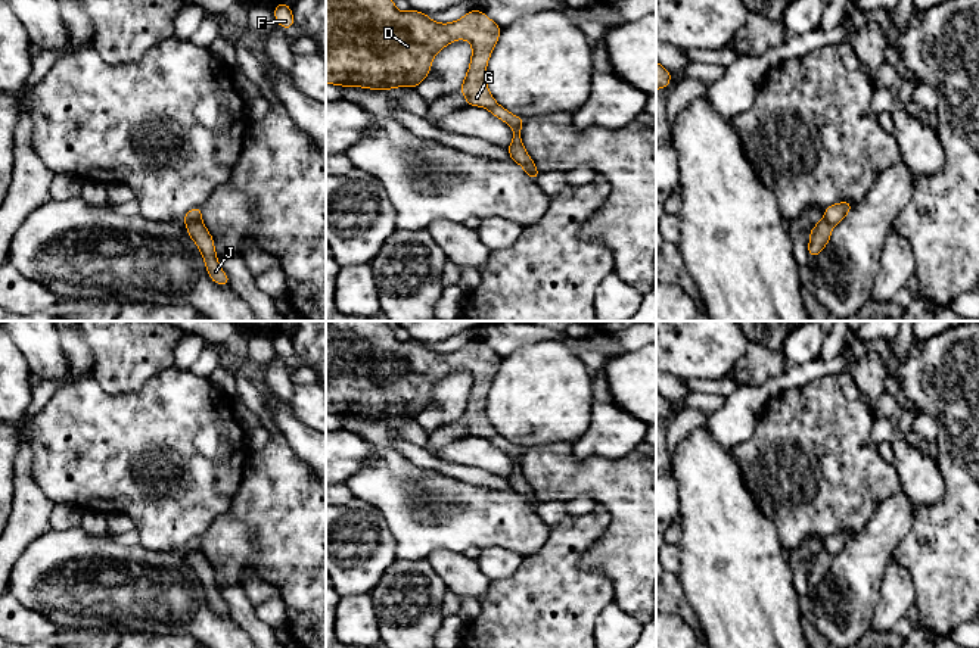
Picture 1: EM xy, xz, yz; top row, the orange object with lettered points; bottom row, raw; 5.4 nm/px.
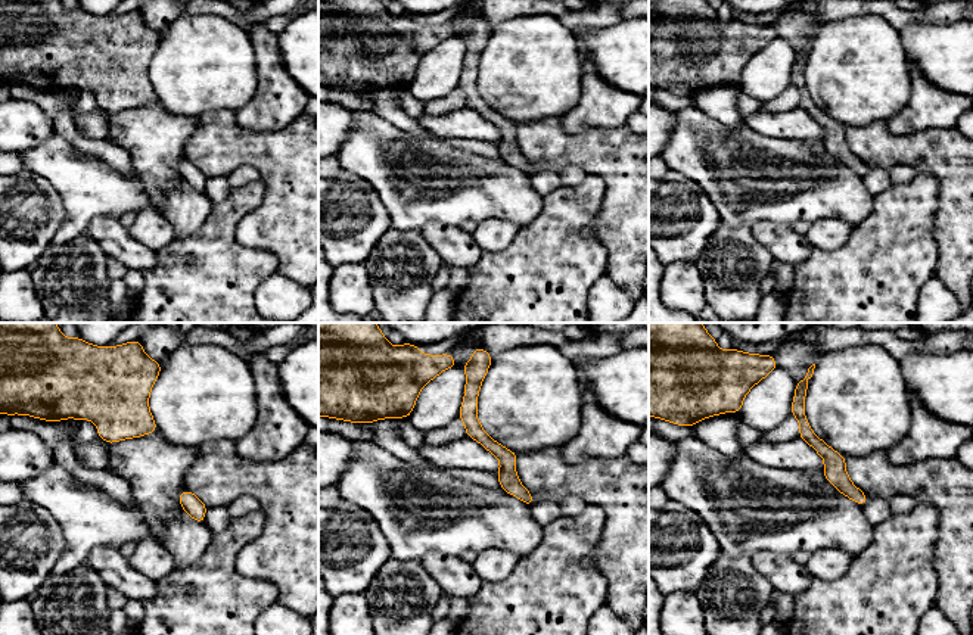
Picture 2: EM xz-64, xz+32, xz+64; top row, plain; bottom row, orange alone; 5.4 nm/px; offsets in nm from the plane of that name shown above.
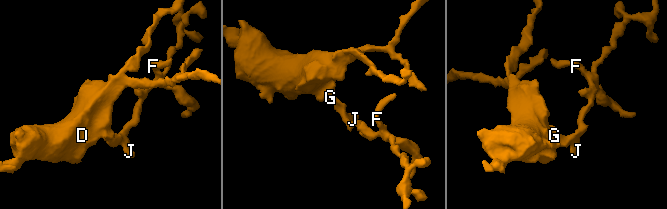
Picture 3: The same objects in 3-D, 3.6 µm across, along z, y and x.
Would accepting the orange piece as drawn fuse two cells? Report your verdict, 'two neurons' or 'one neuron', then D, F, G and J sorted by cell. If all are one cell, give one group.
two neurons; D G J / F

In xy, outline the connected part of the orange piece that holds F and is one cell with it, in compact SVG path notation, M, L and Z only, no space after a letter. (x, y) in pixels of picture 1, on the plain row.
M277 333L274 336L274 348L276 352L285 359L292 358L295 355L292 339L285 333Z

